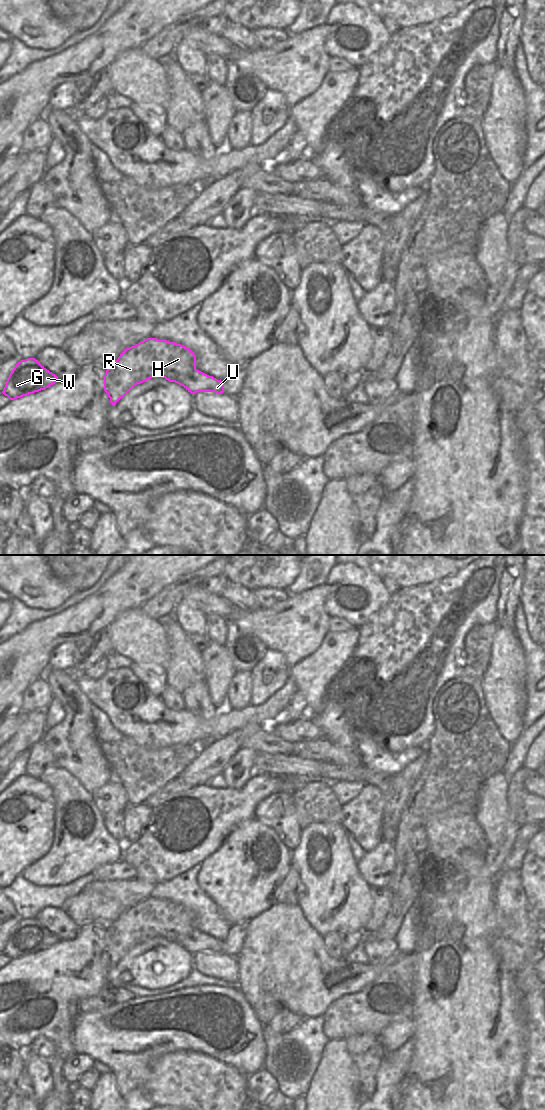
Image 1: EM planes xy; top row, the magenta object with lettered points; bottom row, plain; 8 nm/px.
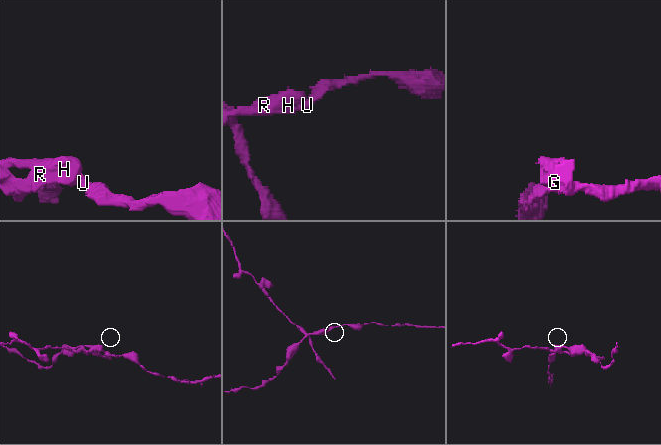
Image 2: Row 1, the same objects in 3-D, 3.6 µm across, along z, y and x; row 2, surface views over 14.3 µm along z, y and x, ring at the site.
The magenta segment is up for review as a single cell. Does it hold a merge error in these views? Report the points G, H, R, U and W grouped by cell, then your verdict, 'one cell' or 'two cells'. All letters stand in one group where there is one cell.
G W / H R U; two cells

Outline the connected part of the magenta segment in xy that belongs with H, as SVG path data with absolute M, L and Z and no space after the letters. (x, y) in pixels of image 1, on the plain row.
M147 898L135 906L126 908L117 920L110 924L116 927L120 937L108 949L112 953L110 963L115 966L116 963L126 956L137 944L141 944L151 938L165 938L169 942L175 942L183 946L191 954L197 952L215 952L221 954L224 952L224 942L217 940L196 929L196 915L189 908L157 898Z

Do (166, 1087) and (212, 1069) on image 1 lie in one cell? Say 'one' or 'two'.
one

